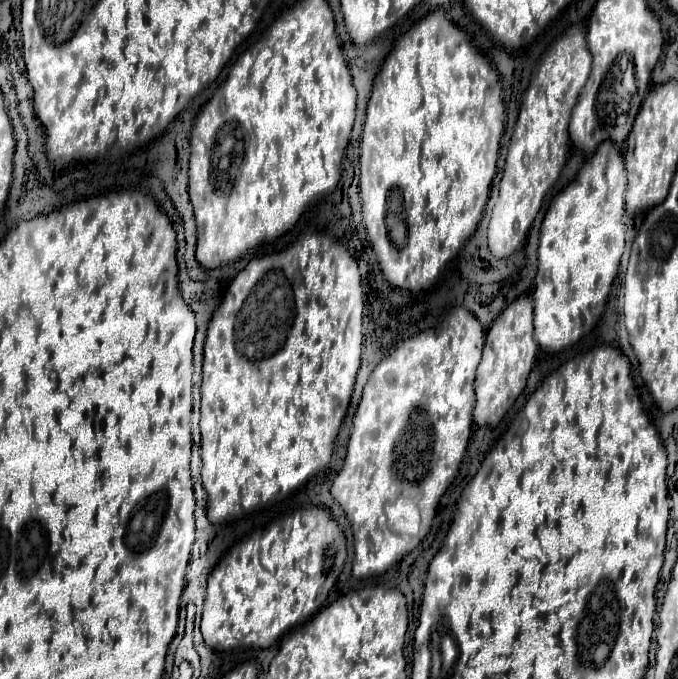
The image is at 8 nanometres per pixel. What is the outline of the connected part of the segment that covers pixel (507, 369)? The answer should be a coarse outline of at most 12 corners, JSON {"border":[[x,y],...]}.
{"border":[[532,297],[486,333],[476,425],[496,427],[534,367]]}

